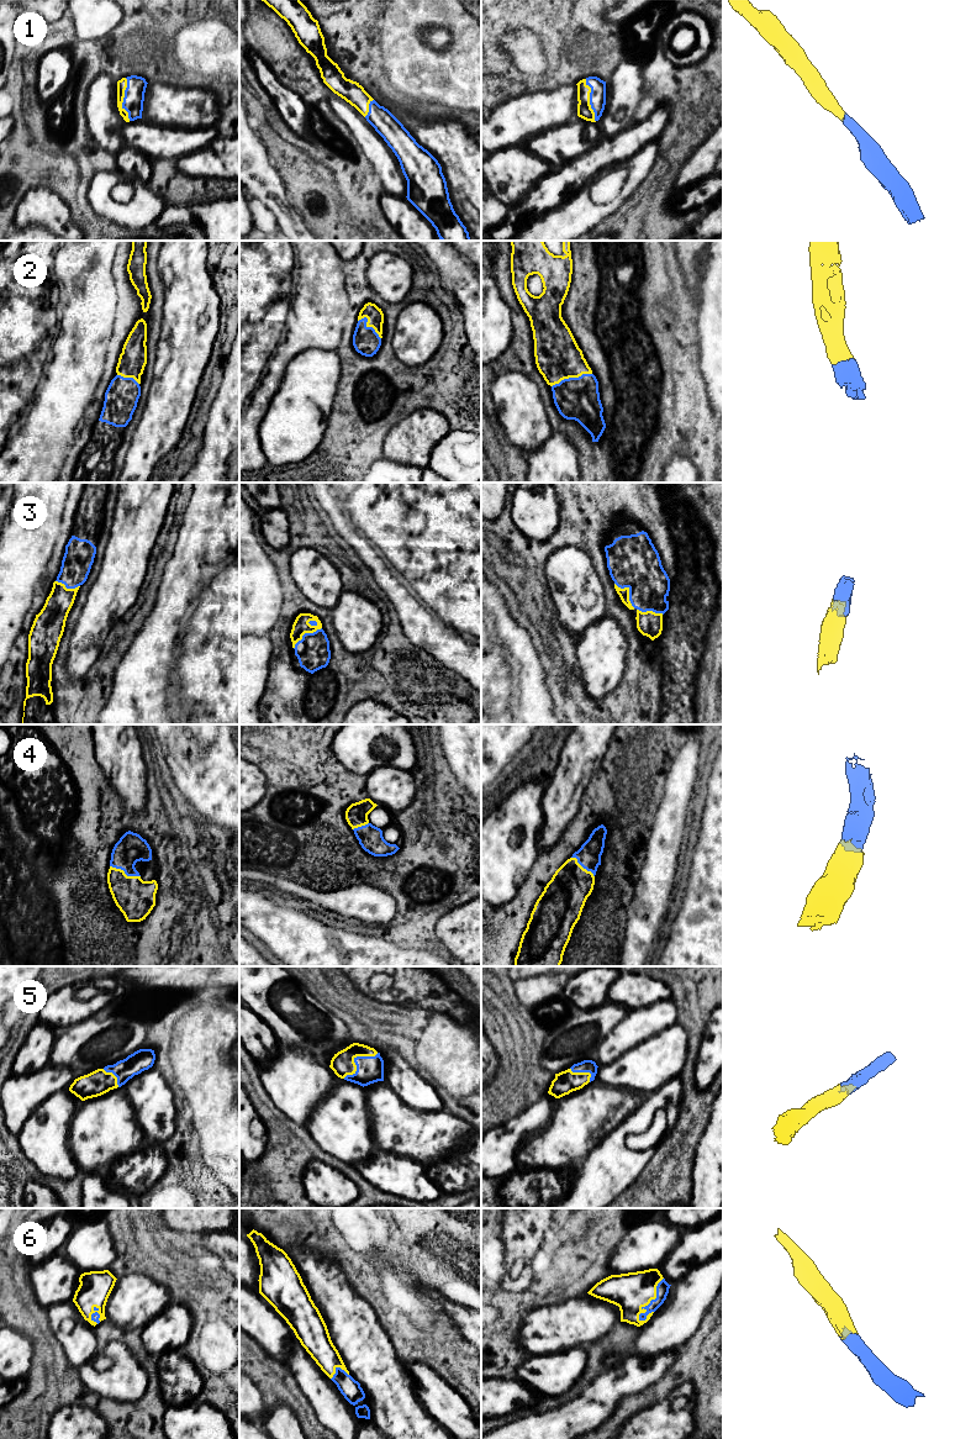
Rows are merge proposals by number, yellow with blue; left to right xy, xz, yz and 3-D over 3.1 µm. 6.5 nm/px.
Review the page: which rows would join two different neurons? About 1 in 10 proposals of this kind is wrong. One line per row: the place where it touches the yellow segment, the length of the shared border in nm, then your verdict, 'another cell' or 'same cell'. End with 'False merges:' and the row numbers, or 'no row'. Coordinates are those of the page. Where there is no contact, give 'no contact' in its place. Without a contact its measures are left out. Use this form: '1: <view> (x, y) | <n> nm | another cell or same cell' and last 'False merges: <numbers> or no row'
1: xy (122, 99) | 280 nm | same cell
2: yz (571, 377) | 280 nm | same cell
3: yz (628, 591) | 220 nm | same cell
4: xy (124, 873) | 220 nm | same cell
5: xz (353, 1059) | 280 nm | same cell
6: yz (652, 1298) | 320 nm | same cell
False merges: no row

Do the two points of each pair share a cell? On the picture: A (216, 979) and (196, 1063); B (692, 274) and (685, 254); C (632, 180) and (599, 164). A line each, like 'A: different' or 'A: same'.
A: different
B: same
C: different

